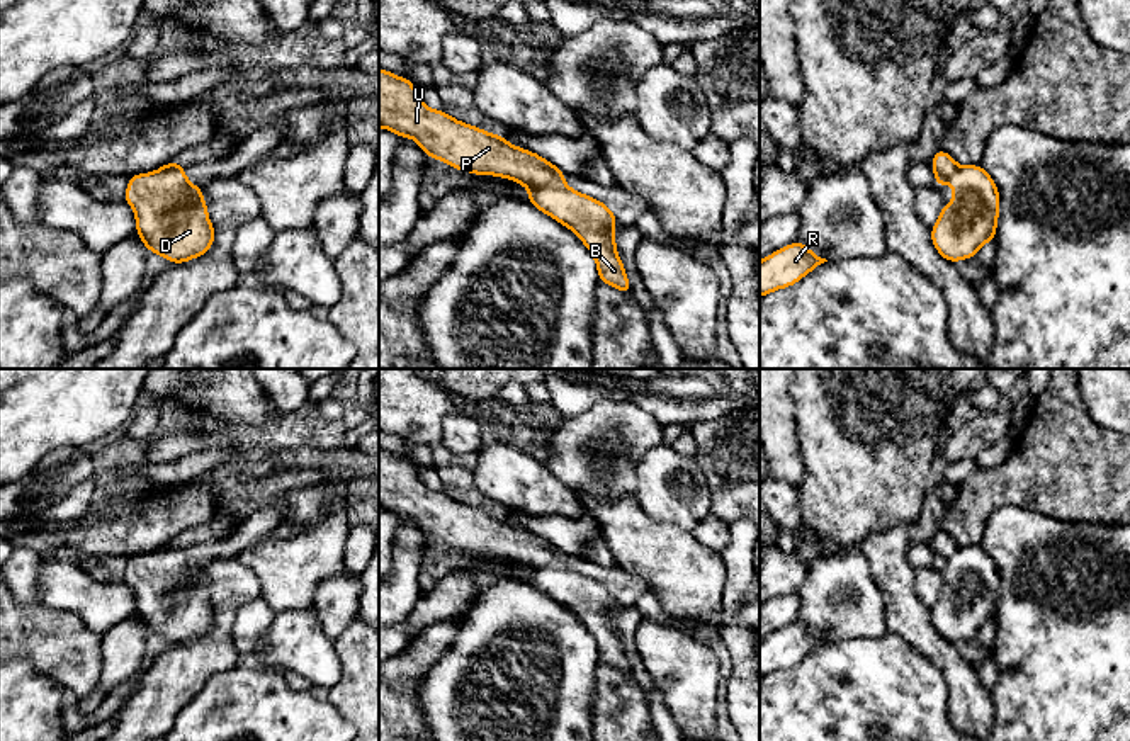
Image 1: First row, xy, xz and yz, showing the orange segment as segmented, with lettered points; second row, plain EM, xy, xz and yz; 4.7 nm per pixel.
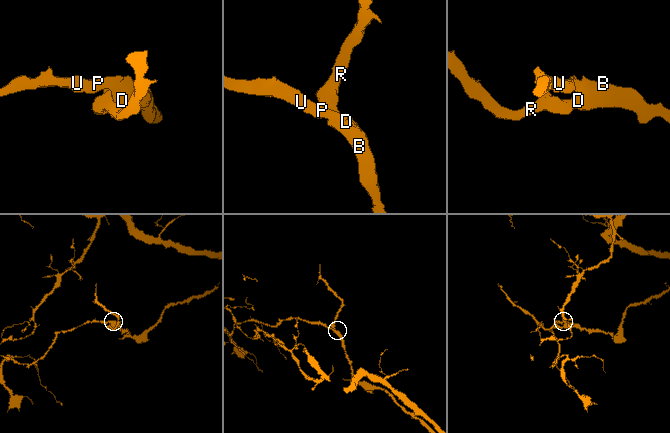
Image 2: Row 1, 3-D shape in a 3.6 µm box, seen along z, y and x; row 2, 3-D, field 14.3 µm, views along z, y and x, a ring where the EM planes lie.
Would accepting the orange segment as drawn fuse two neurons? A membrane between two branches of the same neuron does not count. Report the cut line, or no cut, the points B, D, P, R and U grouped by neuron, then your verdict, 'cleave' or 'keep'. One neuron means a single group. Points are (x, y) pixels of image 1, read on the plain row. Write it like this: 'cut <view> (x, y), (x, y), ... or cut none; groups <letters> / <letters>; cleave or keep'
cut none; groups B D P R U; keep

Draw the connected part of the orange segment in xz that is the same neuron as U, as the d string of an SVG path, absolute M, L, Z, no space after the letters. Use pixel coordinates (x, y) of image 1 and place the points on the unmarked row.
M379 449L379 508L389 510L399 518L413 518L428 539L445 542L452 549L474 556L496 556L528 568L530 574L527 576L527 583L554 598L557 603L562 603L591 632L598 648L598 661L625 675L632 675L624 642L619 639L615 629L615 595L603 583L568 568L562 563L566 554L540 535L513 527L500 515L464 505L450 498L445 491L427 488L418 479L416 469L410 459L401 459L382 449Z

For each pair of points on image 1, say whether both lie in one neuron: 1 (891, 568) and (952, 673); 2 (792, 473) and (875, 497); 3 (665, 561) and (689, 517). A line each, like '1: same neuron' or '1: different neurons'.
1: same neuron
2: different neurons
3: different neurons

